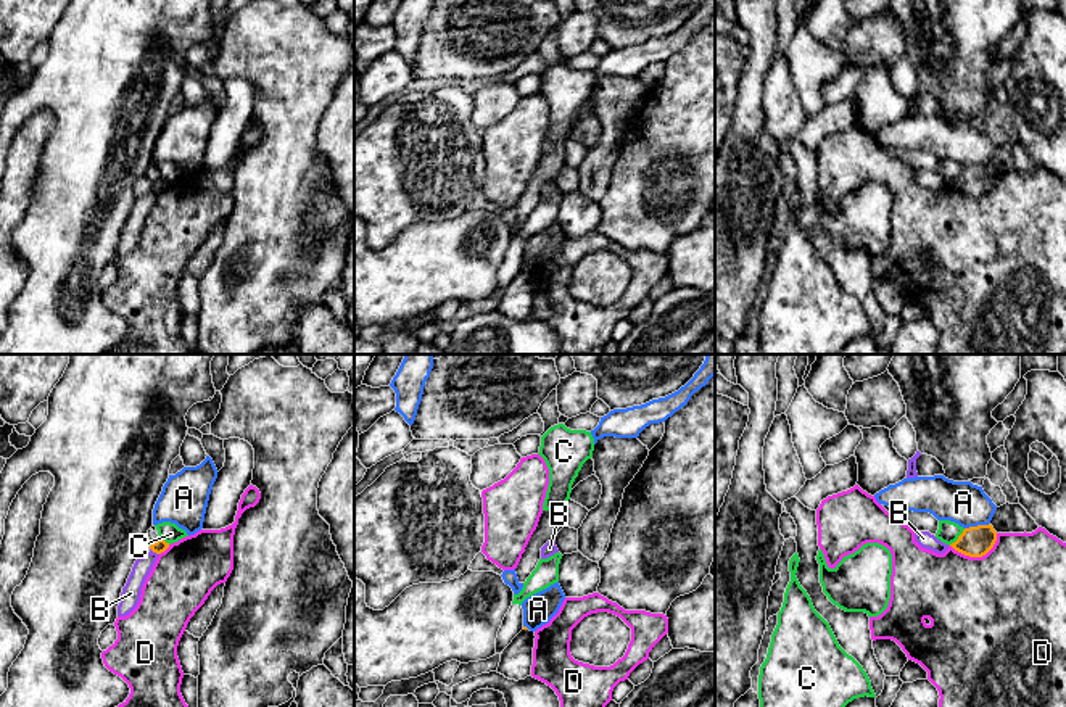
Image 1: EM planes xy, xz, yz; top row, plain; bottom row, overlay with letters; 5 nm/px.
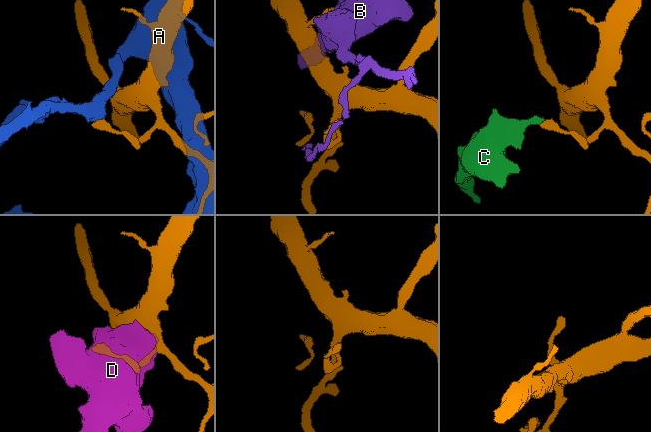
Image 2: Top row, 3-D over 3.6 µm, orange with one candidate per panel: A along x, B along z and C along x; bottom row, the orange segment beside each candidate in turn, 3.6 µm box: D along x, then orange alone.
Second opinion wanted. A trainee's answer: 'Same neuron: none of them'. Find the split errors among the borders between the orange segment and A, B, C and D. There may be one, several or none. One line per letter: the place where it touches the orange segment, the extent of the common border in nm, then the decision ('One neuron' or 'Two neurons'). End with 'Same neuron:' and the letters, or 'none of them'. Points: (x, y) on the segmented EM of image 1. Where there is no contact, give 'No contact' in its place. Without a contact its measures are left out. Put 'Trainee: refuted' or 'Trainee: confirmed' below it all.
A: Touches orange at yz (978, 525). Shared border 130 nm. Two neurons
B: Touches orange at xy (155, 551). Shared border 60 nm. Two neurons
C: Touches orange at yz (958, 538). Shared border 120 nm. Two neurons
D: Touches orange at yz (978, 556). Shared border 240 nm. Two neurons
Same neuron: none of them
Trainee: confirmed

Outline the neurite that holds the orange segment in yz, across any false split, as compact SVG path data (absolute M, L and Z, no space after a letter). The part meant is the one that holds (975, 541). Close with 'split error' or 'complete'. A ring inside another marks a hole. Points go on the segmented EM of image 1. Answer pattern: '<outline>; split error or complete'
M977 525L965 528L955 543L950 546L969 557L985 556L997 541L997 531L989 525Z; complete

